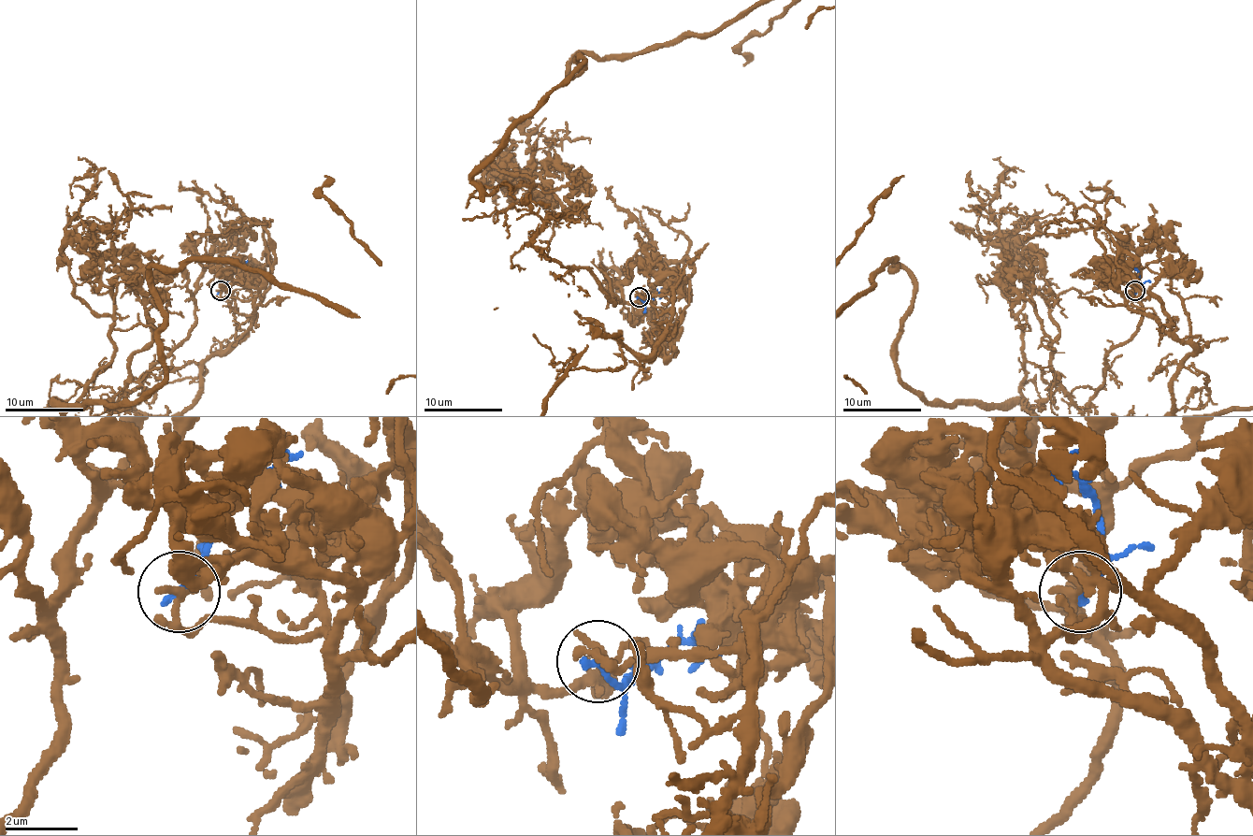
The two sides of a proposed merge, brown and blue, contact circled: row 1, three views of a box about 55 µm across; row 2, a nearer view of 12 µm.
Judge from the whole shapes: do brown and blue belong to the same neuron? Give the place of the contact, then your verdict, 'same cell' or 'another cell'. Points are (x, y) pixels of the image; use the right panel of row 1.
place (1134, 291); another cell

